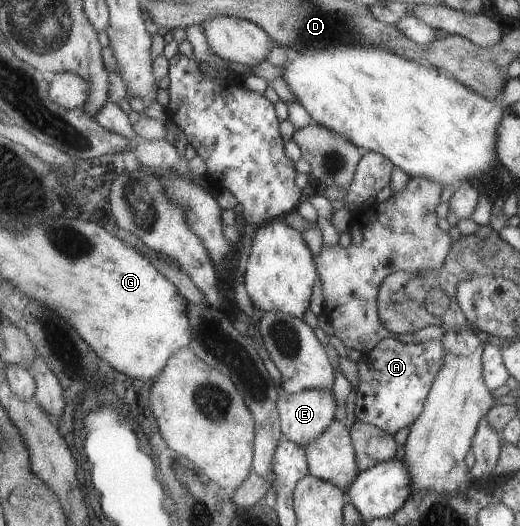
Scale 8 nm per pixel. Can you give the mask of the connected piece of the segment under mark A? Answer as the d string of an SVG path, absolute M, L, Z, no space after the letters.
M384 339L383 343L376 345L370 353L361 354L358 361L360 369L360 385L357 387L354 414L358 420L381 427L386 433L398 433L404 427L411 427L419 419L424 411L431 395L431 389L436 377L440 375L440 369L444 365L443 339L431 339L426 343L407 344L397 339Z

